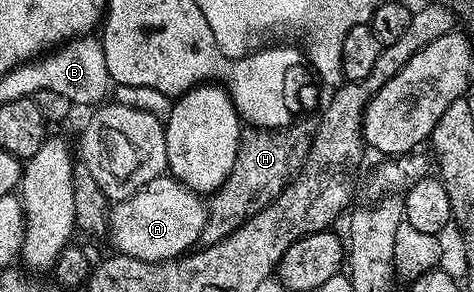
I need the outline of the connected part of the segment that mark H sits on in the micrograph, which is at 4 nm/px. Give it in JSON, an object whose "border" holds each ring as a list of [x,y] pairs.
{"border":[[[295,121],[290,127],[276,129],[246,126],[242,130],[235,165],[231,165],[227,181],[223,181],[223,185],[212,192],[208,200],[205,228],[199,240],[202,248],[223,241],[248,219],[275,202],[279,193],[283,193],[283,189],[287,189],[297,174],[305,168],[315,130],[312,122],[305,122]]]}

